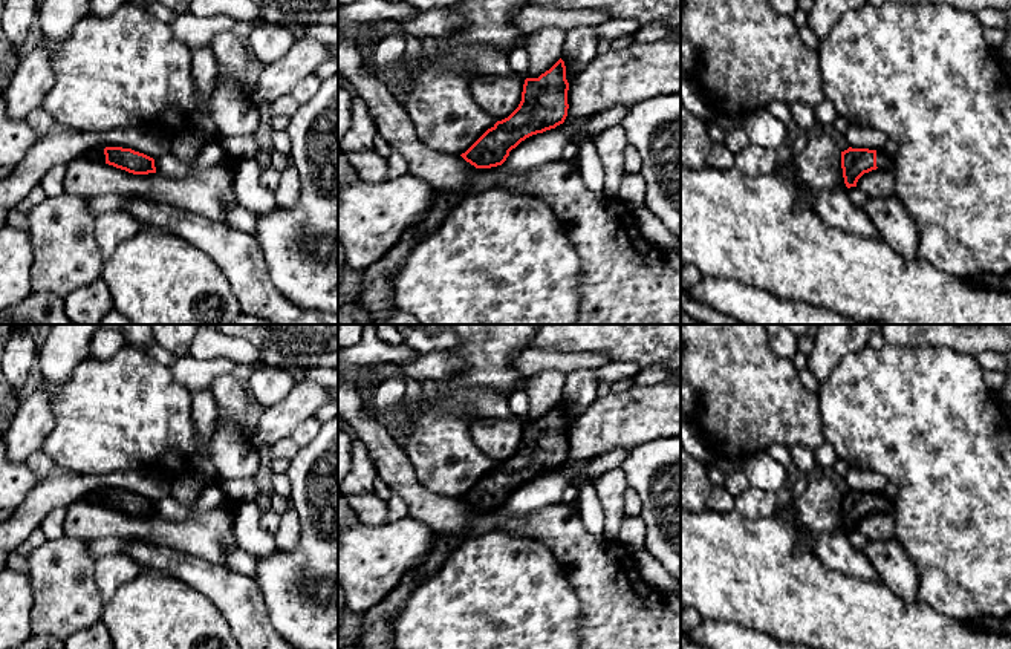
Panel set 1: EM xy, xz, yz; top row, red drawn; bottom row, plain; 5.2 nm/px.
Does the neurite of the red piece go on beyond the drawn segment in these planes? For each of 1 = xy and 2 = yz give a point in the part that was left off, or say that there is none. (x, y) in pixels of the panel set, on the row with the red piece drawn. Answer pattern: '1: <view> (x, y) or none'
1: xy (97, 153)
2: yz (883, 161)

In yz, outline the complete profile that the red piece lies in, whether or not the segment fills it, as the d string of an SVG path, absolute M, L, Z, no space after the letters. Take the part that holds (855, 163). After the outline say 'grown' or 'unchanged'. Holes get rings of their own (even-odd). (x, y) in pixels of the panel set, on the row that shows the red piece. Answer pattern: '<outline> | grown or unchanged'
M852 148L841 152L843 178L847 188L857 187L858 179L872 170L892 170L893 156L887 156L883 150Z | grown

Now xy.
M101 145L90 148L84 158L96 162L106 162L133 174L156 173L154 159L132 148Z | grown

